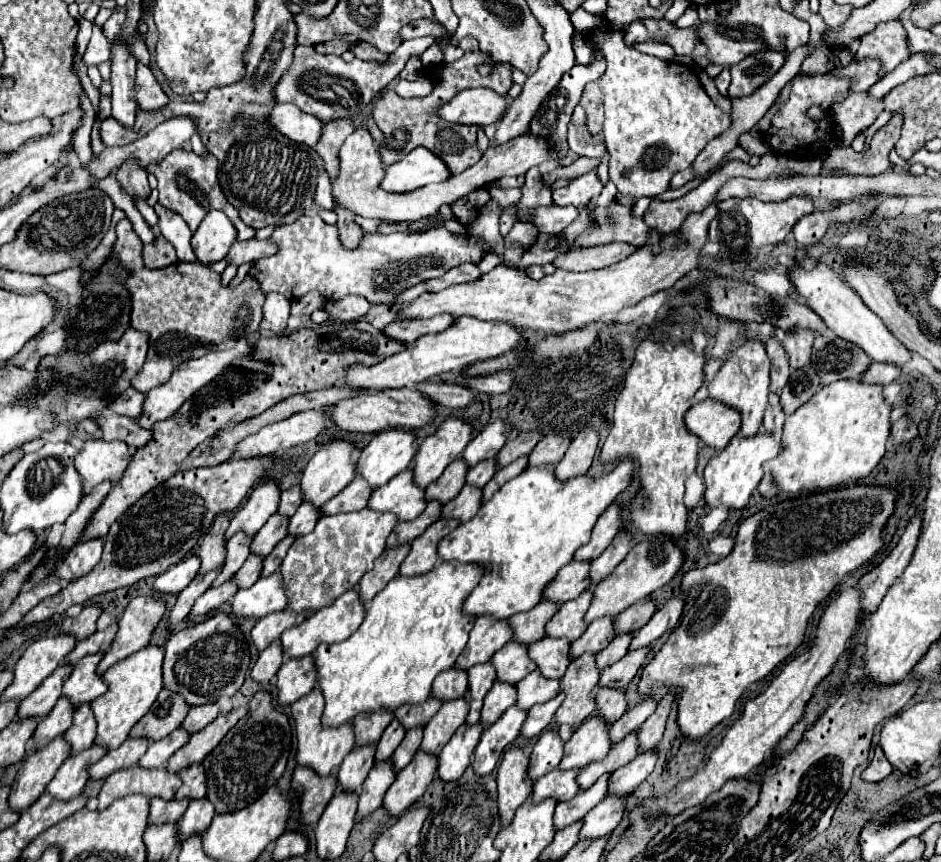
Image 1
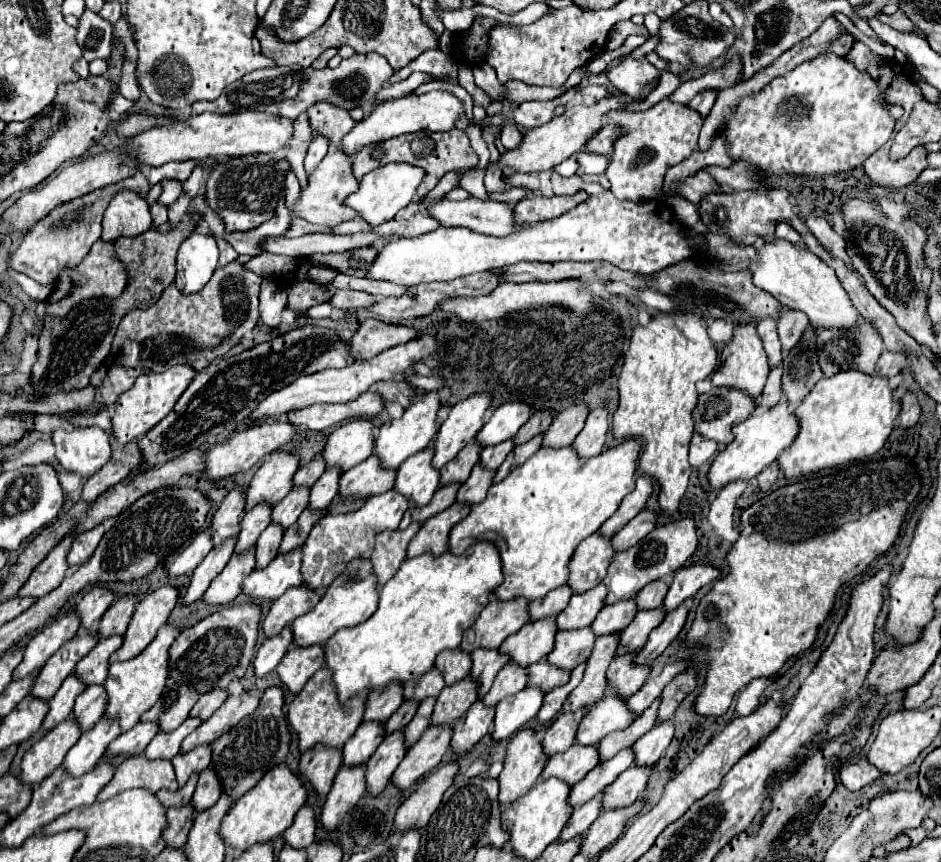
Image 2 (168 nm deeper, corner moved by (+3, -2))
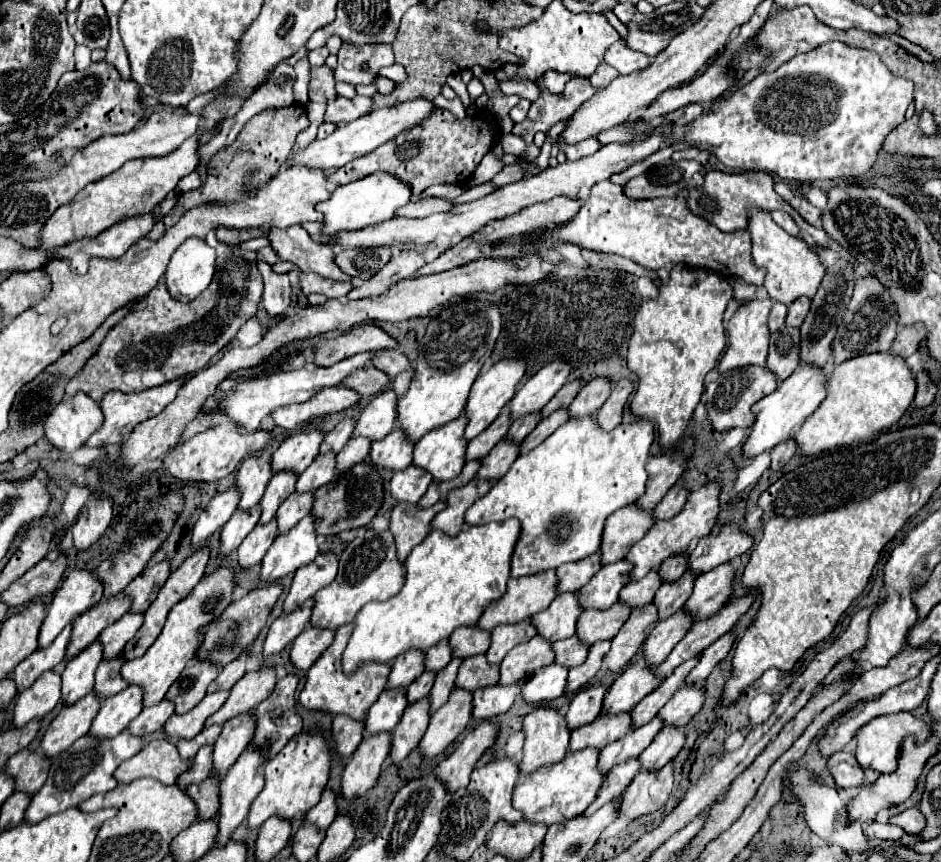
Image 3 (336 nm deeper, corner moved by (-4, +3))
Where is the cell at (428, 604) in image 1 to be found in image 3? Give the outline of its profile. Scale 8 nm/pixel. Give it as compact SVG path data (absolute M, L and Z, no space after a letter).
M507 519L499 523L485 523L463 529L457 537L447 537L441 531L431 531L423 543L419 543L405 561L405 583L401 591L385 603L367 603L355 617L355 629L351 633L349 645L343 653L343 671L347 675L355 673L363 663L391 663L401 653L409 649L427 651L439 641L447 639L459 627L475 627L481 613L491 601L503 597L509 569L511 553L519 537L519 521Z

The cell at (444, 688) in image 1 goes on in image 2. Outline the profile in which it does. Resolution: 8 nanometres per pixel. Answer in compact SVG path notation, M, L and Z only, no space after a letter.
M462 648L456 650L442 650L436 658L436 668L440 670L440 674L444 676L446 684L450 682L458 682L460 678L464 678L470 668L472 668L472 658L468 652L464 652Z

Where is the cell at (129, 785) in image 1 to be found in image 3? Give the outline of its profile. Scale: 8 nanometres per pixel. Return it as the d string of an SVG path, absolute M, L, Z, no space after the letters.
M161 739L147 743L135 757L119 765L115 779L117 783L131 783L141 777L153 777L163 785L173 785L187 769L189 761L179 757L177 747L171 741Z

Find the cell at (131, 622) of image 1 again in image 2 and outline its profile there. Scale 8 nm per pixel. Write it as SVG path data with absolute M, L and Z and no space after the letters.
M160 586L158 590L150 592L138 606L130 620L130 626L124 634L124 644L118 648L110 662L130 660L136 658L156 636L158 628L166 624L170 612L178 602L178 588L176 586Z

